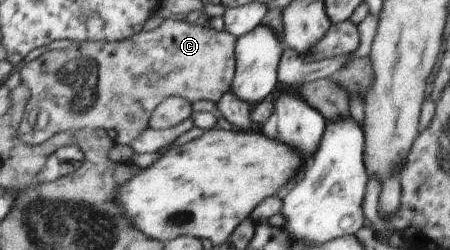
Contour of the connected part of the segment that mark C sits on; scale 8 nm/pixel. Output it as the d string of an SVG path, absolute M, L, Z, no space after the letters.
M165 16L158 28L137 33L122 42L80 42L69 48L48 50L34 61L17 68L23 84L31 92L28 125L32 125L36 133L40 133L36 141L48 141L56 133L68 130L80 133L84 129L114 129L117 133L115 143L130 145L146 129L152 129L152 113L168 97L183 97L191 104L202 99L218 102L229 91L230 84L235 79L237 43L238 38L235 35L216 31L212 27L202 27L202 21L190 24L184 18Z

